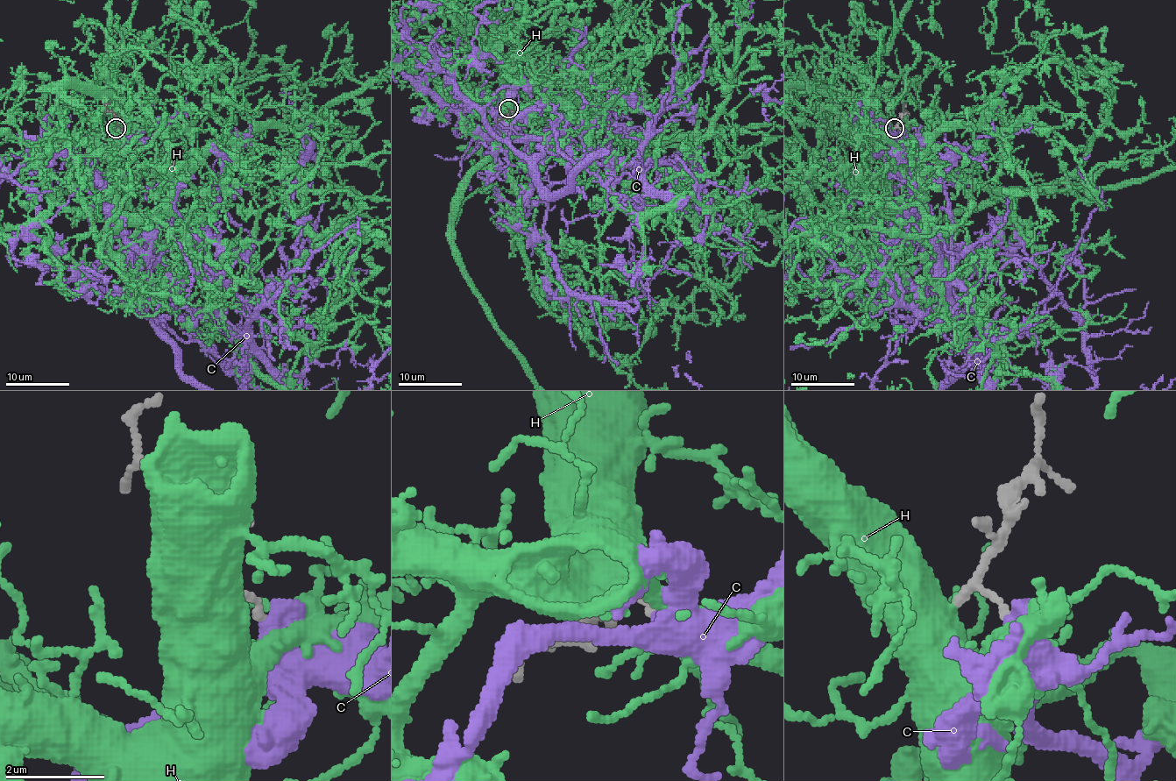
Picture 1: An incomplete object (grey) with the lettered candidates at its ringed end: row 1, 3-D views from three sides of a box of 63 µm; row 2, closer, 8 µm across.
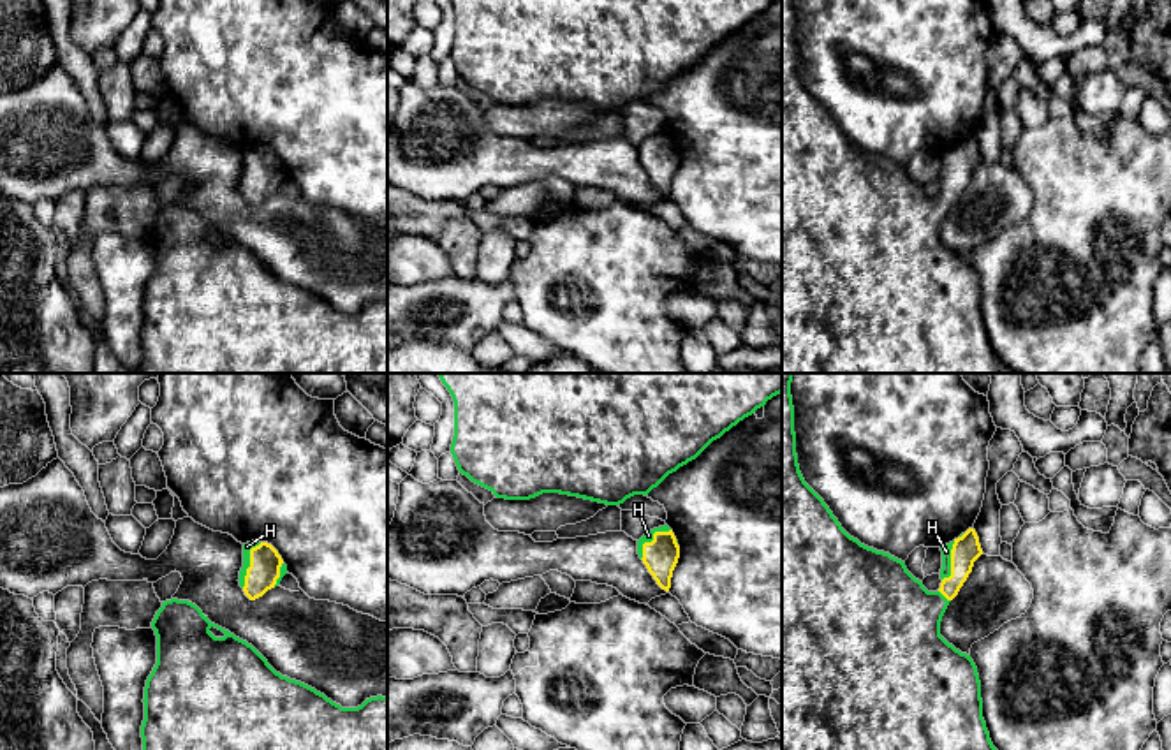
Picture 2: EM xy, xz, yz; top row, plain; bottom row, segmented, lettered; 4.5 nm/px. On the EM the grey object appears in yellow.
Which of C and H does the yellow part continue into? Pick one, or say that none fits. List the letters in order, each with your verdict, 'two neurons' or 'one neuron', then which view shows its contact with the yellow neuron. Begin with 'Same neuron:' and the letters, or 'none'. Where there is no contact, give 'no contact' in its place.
Same neuron: H
C: two neurons; no contact
H: one neuron; meets yellow in xy

